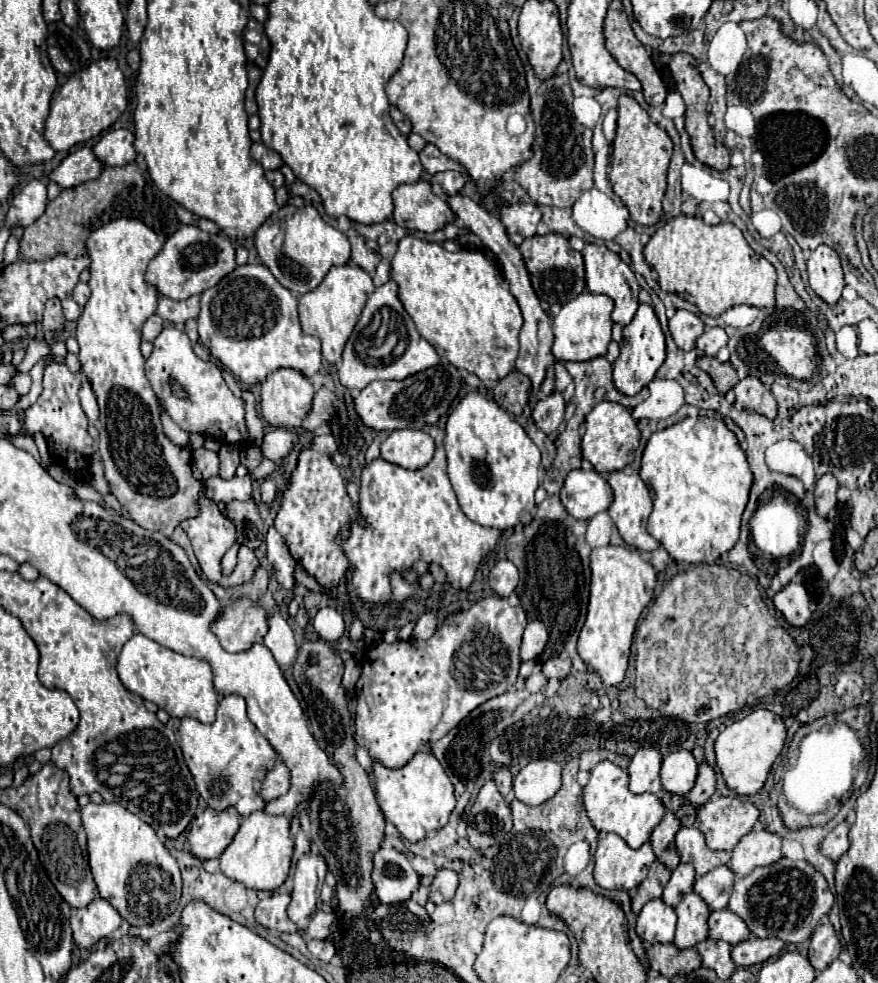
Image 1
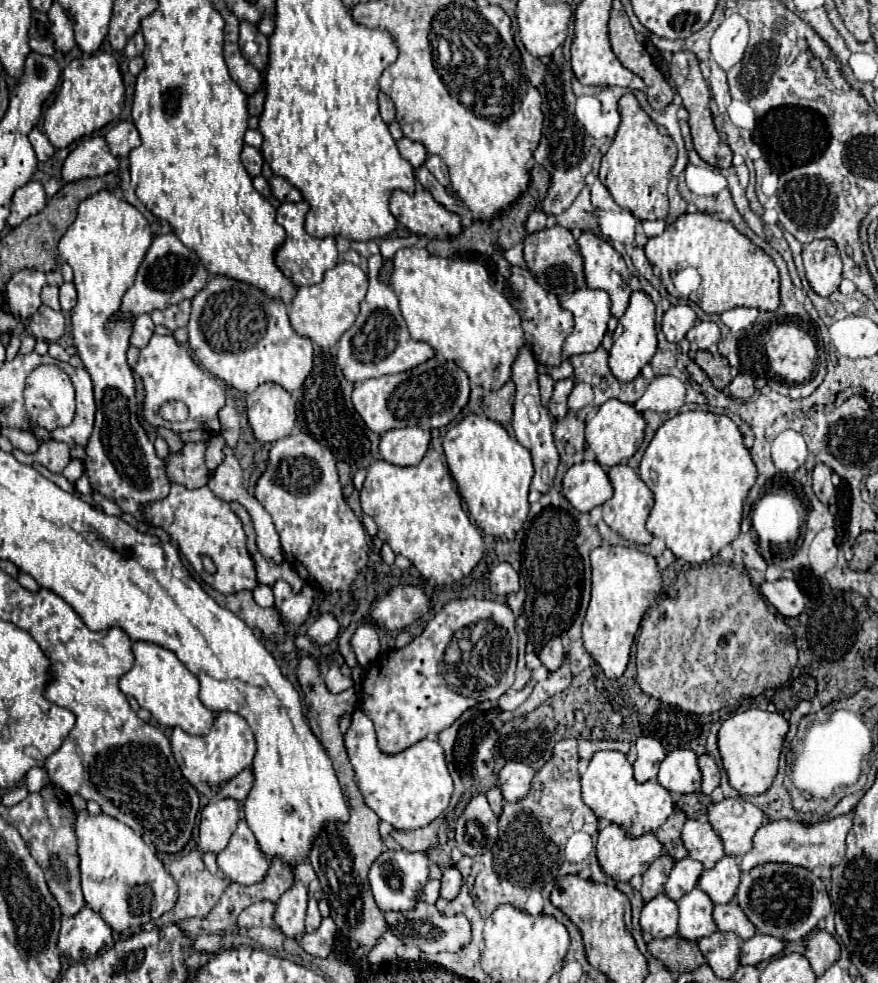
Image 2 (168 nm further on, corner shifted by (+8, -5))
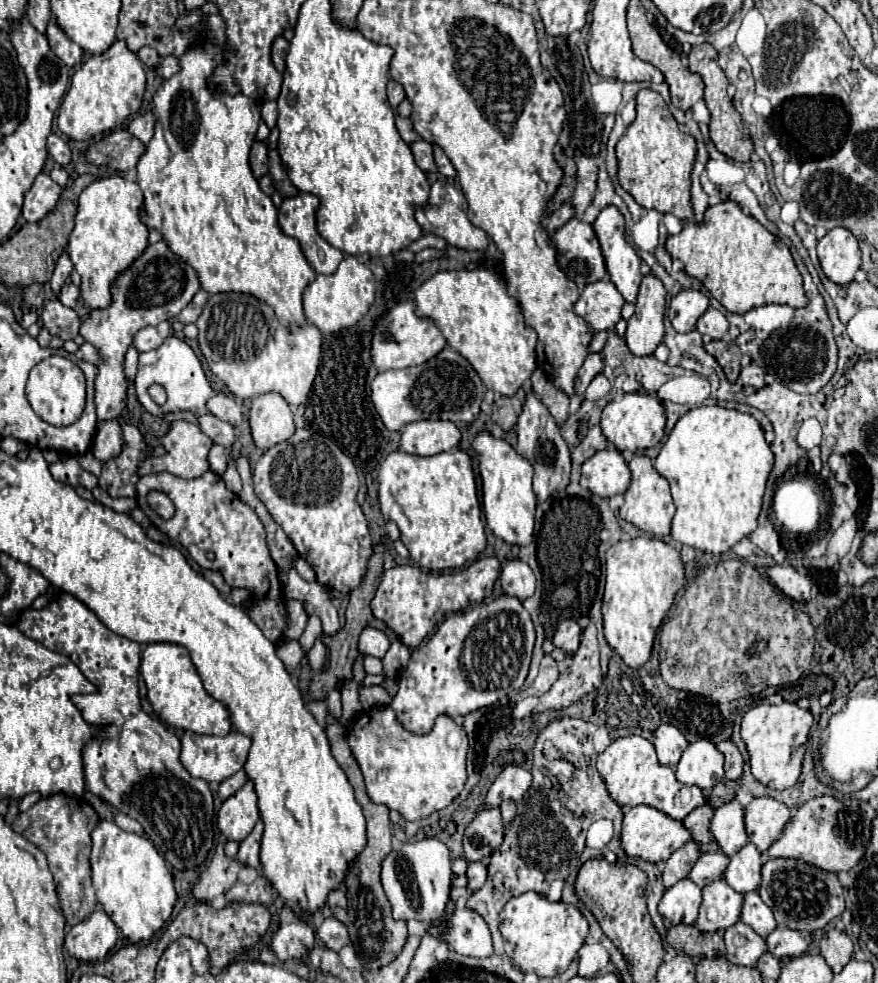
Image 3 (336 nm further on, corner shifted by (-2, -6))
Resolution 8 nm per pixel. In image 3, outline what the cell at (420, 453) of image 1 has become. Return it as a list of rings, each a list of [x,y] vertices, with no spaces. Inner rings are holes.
[[[416,421],[404,427],[400,451],[420,457],[450,451],[460,441],[460,431],[450,421]]]

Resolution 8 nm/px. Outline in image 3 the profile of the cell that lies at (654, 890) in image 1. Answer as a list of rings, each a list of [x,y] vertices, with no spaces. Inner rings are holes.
[[[688,841],[682,849],[674,851],[662,867],[664,889],[670,889],[674,883],[684,879],[690,873],[690,867],[694,867],[698,857],[700,857],[700,851],[698,851],[698,845],[694,841]]]

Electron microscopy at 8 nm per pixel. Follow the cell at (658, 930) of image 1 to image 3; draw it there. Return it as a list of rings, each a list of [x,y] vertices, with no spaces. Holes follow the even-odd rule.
[[[680,879],[664,893],[662,901],[658,903],[658,911],[666,921],[666,927],[674,927],[680,923],[692,925],[698,915],[700,901],[700,887],[690,883],[690,879]]]

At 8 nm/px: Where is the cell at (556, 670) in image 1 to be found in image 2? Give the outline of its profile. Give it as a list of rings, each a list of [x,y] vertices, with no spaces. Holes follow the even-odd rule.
[[[552,636],[546,646],[542,648],[540,652],[540,660],[544,662],[544,666],[554,672],[560,668],[560,664],[564,661],[564,647],[562,644],[562,638],[560,636]]]

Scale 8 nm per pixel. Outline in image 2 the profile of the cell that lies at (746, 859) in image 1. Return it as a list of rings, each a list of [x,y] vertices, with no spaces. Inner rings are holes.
[[[848,814],[822,820],[816,824],[804,824],[798,820],[786,820],[786,818],[766,822],[756,832],[752,850],[740,858],[740,868],[742,872],[748,872],[758,864],[768,864],[768,862],[784,862],[784,864],[804,866],[808,870],[816,866],[838,866],[844,858],[844,850],[846,850],[844,840],[850,828],[852,828],[852,818]]]

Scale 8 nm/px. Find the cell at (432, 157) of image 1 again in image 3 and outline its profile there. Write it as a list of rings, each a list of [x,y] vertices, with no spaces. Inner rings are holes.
[[[396,115],[396,127],[398,127],[398,133],[400,133],[400,137],[408,143],[408,145],[412,145],[412,143],[416,143],[416,141],[420,141],[420,135],[412,129],[412,123],[410,123],[410,119],[402,119],[402,117],[398,117]]]

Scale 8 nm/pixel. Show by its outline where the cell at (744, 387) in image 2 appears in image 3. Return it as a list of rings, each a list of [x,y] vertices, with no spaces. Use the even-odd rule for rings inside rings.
[[[746,365],[740,373],[740,379],[746,387],[754,387],[756,391],[766,385],[764,383],[764,371],[762,371],[762,367],[756,367],[756,365]]]

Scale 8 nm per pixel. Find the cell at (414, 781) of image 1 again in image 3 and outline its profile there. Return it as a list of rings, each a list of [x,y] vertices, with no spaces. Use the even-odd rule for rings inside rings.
[[[392,707],[364,711],[348,735],[350,749],[362,767],[366,791],[374,803],[398,811],[406,821],[426,819],[446,809],[464,789],[468,739],[462,725],[440,715],[428,735],[408,733],[398,721]]]

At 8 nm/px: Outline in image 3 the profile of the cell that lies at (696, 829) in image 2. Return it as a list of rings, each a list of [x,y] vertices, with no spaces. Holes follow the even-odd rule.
[[[730,801],[718,809],[710,819],[710,833],[720,845],[720,851],[728,857],[736,855],[746,845],[746,829],[742,823],[742,805]]]

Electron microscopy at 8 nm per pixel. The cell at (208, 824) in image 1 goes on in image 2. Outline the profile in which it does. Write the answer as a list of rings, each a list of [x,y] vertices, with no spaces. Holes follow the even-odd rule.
[[[232,798],[210,802],[200,816],[198,848],[202,852],[222,852],[228,846],[228,840],[234,834],[238,820],[238,802],[232,802]]]

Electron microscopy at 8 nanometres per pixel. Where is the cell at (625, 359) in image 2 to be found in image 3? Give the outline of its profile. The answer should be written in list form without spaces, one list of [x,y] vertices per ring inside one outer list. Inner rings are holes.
[[[646,275],[642,279],[636,311],[628,321],[626,347],[634,357],[648,357],[664,339],[664,311],[666,311],[666,289],[660,279]]]

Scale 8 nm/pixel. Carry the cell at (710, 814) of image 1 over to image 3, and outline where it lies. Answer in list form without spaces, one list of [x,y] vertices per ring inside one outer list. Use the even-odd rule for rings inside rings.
[[[756,797],[744,807],[744,823],[748,841],[756,845],[760,853],[766,853],[770,843],[778,839],[782,827],[790,819],[790,809],[770,797]]]

